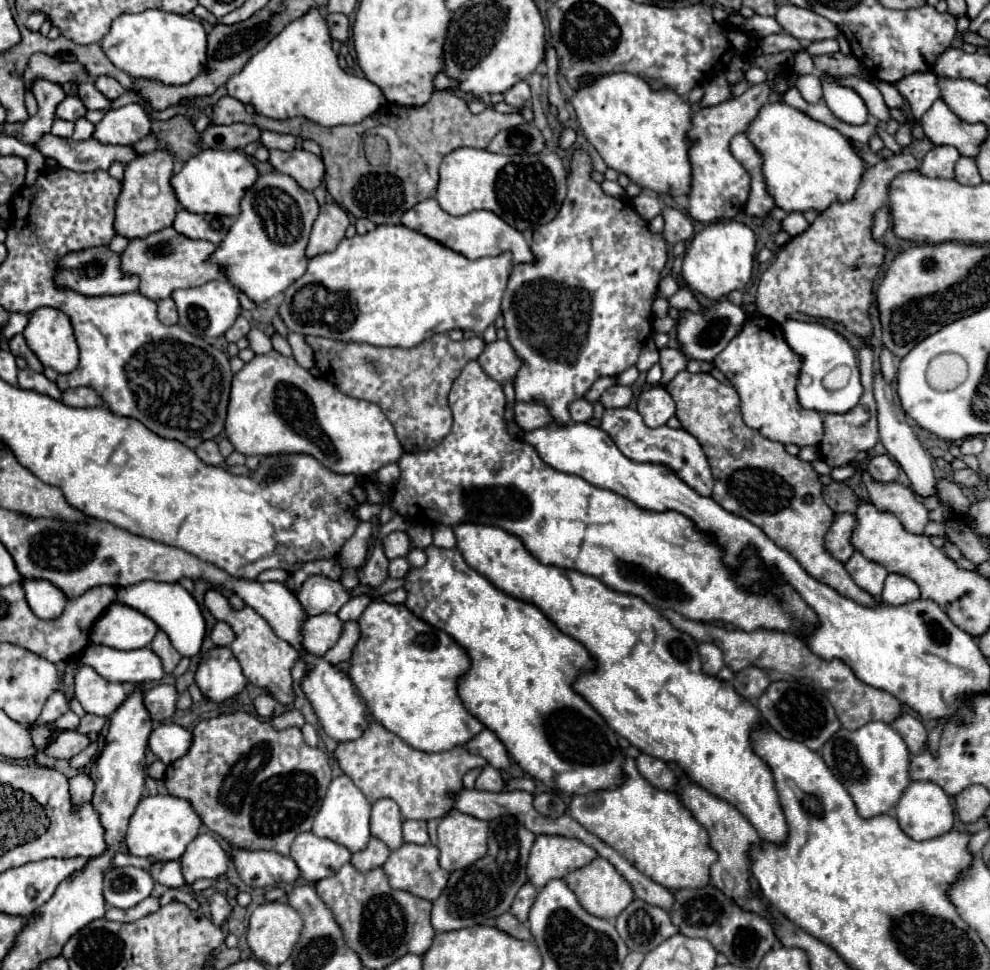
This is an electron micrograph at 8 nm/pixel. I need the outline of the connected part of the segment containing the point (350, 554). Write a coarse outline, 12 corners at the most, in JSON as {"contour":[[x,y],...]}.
{"contour":[[360,523],[338,553],[340,565],[360,569],[372,535]]}

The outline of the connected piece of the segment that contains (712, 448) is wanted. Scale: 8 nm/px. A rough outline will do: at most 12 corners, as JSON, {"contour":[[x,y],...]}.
{"contour":[[680,371],[676,417],[712,499],[814,579],[864,593],[824,549],[834,521],[810,463],[742,421],[734,387]]}

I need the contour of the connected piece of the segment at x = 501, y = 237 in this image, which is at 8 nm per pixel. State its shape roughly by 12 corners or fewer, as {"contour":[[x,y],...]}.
{"contour":[[428,199],[402,225],[466,259],[510,251],[536,261],[522,237],[492,211],[454,217]]}

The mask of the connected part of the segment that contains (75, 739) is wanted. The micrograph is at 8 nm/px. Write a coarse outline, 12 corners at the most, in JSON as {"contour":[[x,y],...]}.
{"contour":[[64,731],[46,755],[70,759],[90,745],[88,735]]}

